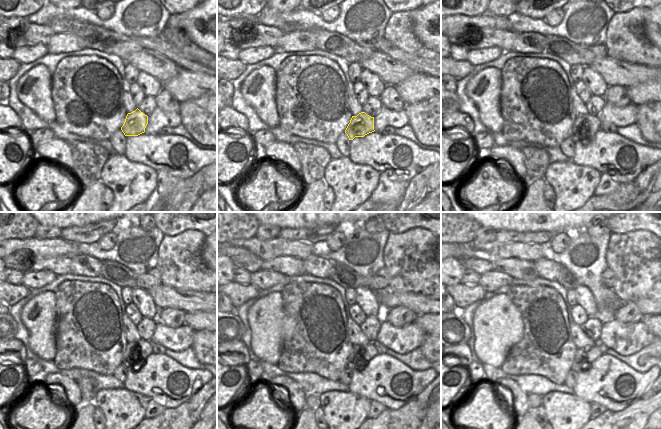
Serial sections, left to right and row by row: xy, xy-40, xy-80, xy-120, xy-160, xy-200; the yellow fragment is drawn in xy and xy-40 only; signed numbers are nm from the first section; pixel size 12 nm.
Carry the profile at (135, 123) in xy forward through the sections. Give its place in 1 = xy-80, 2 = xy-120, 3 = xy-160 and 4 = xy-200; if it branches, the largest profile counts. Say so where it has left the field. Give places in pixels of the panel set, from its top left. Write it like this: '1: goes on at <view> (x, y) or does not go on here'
1: goes on at xy-80 (584, 126)
2: goes on at xy-120 (131, 354)
3: goes on at xy-160 (358, 358)
4: goes on at xy-200 (583, 360)

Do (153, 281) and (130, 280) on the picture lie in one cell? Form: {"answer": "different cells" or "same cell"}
{"answer": "same cell"}

